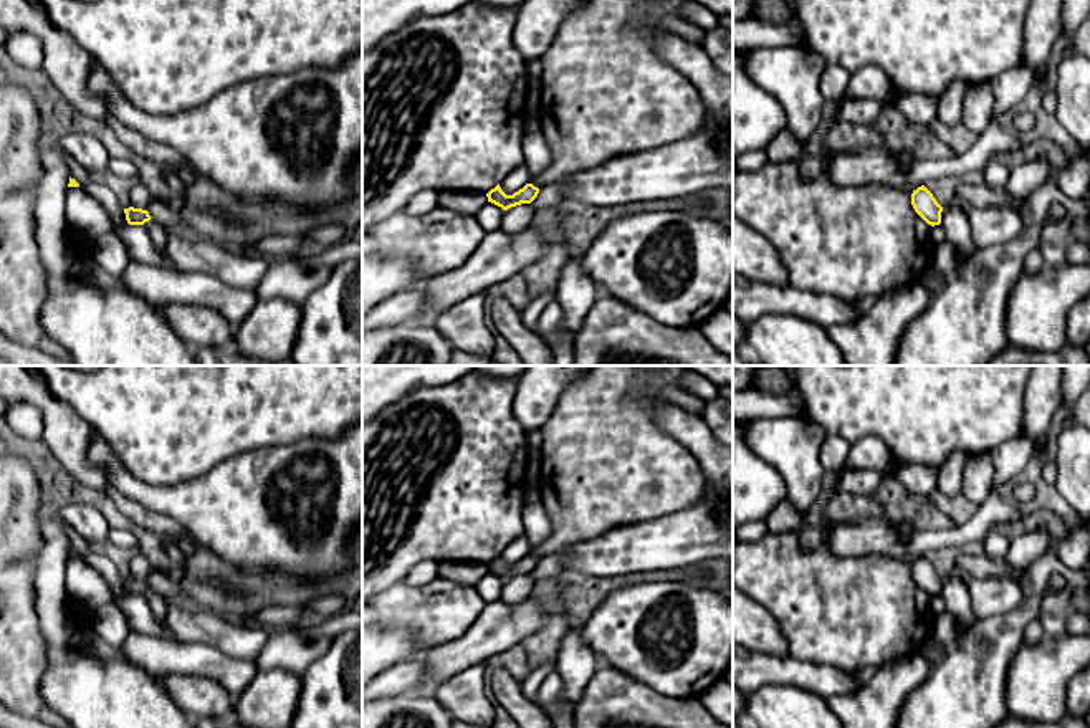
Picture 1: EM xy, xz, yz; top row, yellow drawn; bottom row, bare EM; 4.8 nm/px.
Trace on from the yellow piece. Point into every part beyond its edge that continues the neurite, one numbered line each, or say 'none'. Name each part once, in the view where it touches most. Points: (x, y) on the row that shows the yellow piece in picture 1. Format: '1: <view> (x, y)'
none

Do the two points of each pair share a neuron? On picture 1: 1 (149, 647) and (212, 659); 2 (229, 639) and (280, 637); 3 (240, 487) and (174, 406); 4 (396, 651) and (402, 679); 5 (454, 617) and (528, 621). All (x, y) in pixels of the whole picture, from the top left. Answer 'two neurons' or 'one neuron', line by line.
1: one neuron
2: two neurons
3: two neurons
4: two neurons
5: two neurons

